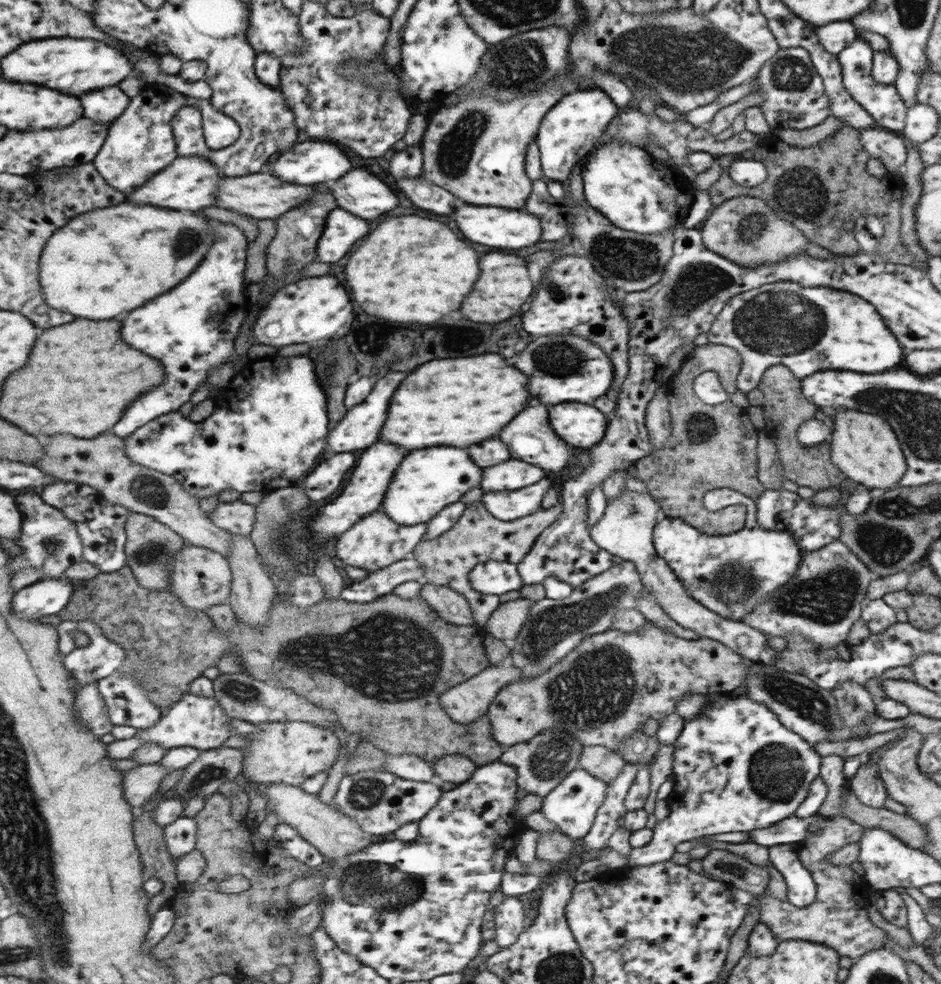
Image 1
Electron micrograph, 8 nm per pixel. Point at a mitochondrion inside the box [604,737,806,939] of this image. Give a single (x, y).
(738, 871)

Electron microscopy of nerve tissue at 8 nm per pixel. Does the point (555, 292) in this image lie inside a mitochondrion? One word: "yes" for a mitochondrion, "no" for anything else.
yes

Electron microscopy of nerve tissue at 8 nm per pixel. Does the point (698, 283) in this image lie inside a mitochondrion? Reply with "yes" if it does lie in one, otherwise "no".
yes

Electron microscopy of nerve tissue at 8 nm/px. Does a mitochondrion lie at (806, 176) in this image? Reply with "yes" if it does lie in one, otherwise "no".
yes

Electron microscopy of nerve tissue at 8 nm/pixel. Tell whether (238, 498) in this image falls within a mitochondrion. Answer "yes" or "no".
no

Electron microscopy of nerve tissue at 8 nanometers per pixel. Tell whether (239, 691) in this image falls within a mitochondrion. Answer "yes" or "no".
yes

